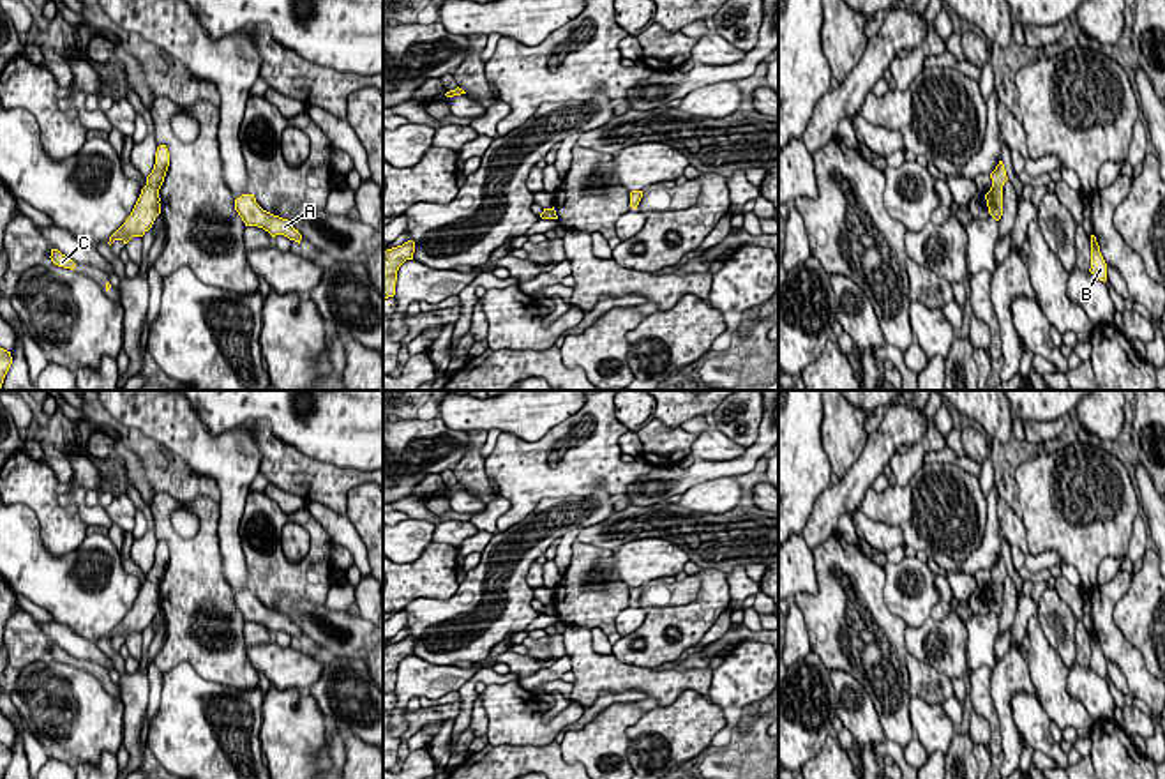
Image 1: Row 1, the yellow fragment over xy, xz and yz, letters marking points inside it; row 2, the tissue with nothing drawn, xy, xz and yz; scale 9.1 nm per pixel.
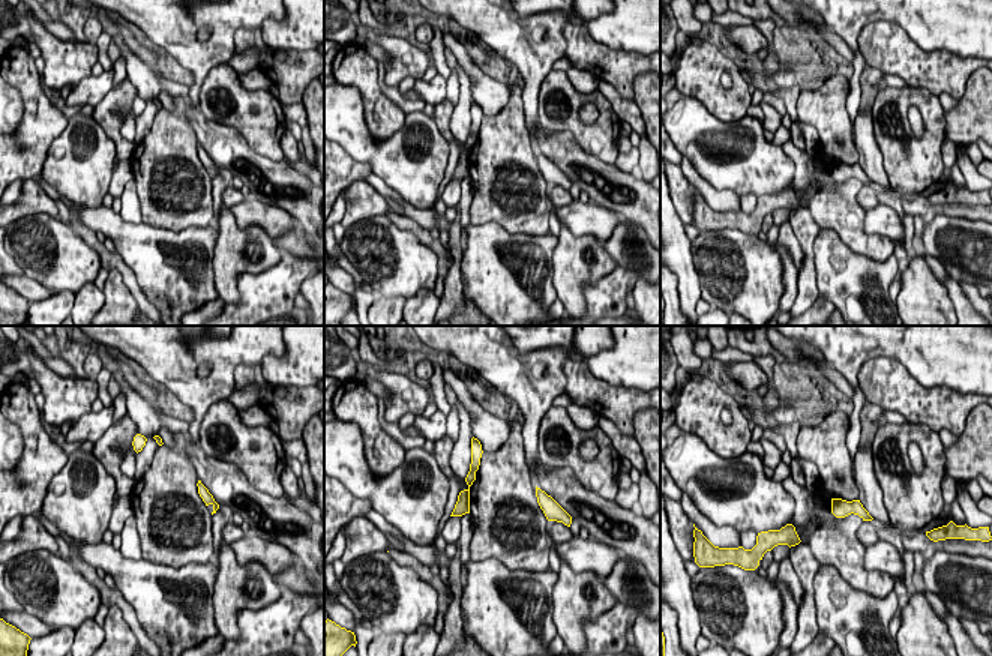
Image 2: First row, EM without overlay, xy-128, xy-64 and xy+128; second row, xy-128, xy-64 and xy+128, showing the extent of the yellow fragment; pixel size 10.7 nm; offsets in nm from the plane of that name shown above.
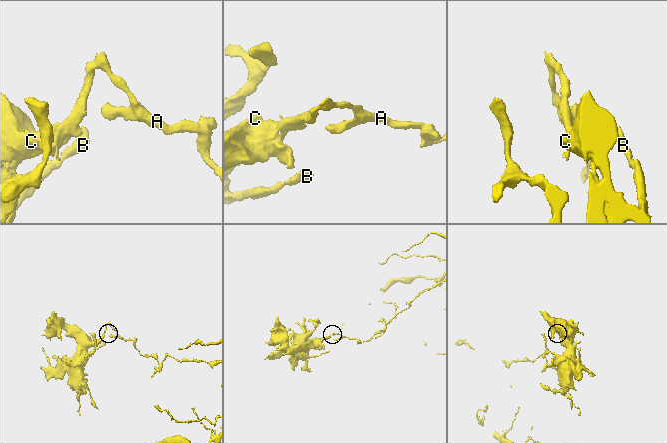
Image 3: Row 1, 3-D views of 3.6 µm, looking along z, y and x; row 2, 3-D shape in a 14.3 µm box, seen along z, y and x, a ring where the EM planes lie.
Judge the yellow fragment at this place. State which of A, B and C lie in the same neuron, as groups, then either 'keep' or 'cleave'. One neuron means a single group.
A / B C | cleave

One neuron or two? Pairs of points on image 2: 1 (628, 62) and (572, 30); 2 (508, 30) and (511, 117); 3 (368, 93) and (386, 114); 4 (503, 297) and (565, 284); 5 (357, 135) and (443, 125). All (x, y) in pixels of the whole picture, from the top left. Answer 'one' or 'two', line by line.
1: one
2: two
3: one
4: two
5: two

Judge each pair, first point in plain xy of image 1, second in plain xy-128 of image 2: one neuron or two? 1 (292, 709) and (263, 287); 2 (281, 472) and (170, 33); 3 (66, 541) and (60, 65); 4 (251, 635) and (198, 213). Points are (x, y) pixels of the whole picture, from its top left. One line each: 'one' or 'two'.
1: two
2: two
3: two
4: two

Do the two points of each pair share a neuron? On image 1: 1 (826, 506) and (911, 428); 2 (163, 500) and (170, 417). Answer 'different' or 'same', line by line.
1: same
2: different

